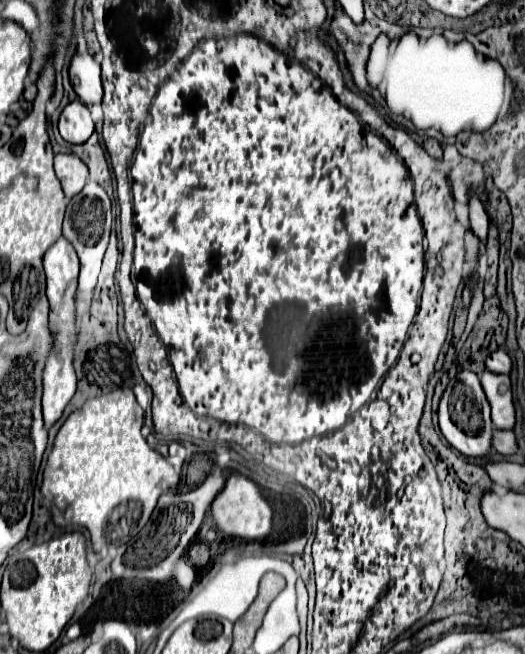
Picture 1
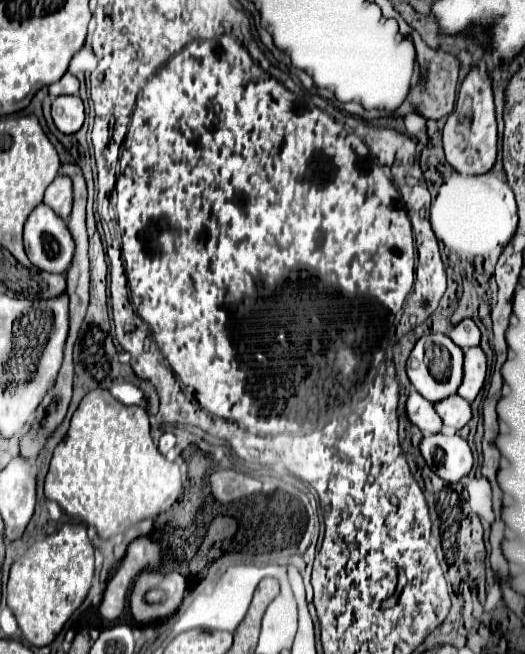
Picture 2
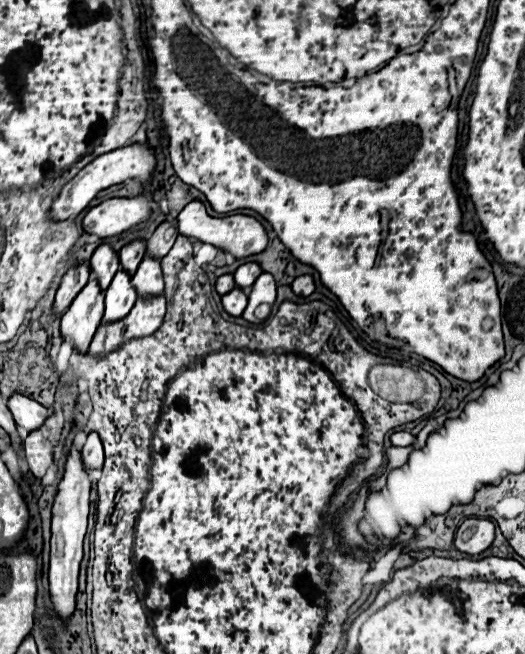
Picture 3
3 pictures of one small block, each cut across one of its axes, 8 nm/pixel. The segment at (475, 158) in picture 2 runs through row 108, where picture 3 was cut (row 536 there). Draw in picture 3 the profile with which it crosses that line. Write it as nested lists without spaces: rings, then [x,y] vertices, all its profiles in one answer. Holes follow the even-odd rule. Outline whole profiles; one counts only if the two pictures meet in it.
[[[470,517],[464,520],[454,534],[454,548],[470,556],[478,556],[494,542],[494,524],[488,519]]]

